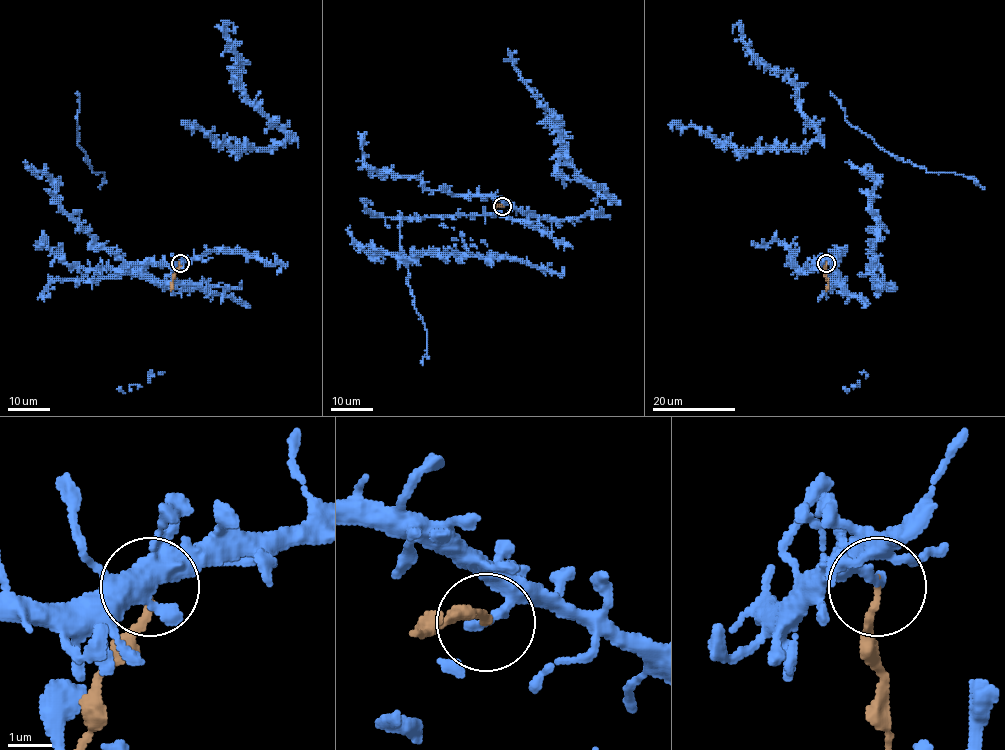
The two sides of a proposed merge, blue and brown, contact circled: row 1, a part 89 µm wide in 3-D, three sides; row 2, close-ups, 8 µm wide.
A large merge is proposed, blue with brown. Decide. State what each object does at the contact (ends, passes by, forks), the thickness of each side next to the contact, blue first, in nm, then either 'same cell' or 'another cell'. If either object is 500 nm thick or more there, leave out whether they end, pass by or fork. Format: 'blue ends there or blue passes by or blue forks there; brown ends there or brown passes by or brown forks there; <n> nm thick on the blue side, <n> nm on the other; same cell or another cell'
blue ends there; brown ends there; 260 nm thick on the blue side, 160 nm on the other; another cell

